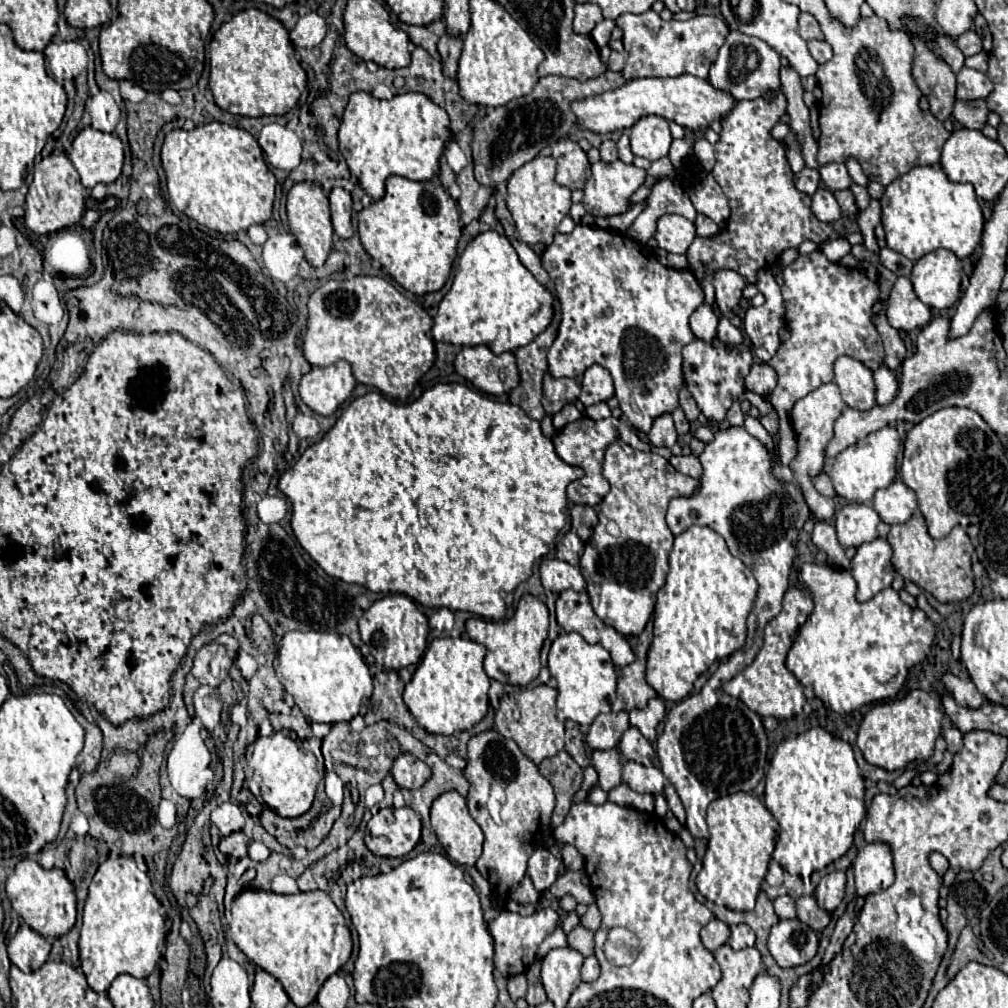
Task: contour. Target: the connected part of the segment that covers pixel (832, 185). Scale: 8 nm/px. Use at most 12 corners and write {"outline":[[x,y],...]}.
{"outline":[[845,164],[819,168],[823,184],[833,192],[853,184]]}

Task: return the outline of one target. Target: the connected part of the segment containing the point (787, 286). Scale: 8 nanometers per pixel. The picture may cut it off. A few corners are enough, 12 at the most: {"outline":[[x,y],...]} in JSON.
{"outline":[[821,250],[785,266],[791,336],[769,402],[791,404],[851,356],[883,364],[879,286]]}

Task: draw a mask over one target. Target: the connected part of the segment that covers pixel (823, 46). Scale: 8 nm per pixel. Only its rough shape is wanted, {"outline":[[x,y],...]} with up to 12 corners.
{"outline":[[809,40],[811,56],[819,64],[831,58],[825,40]]}

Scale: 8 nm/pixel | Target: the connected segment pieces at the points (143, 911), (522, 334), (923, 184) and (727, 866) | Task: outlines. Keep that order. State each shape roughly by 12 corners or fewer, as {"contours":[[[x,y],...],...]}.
{"contours":[[[131,856],[109,858],[85,900],[78,948],[95,992],[147,978],[165,918]],[[509,238],[459,258],[433,340],[515,352],[547,330],[553,294]],[[915,166],[885,188],[887,246],[969,258],[985,218],[971,184]],[[751,792],[713,800],[699,892],[753,910],[779,824]]]}

